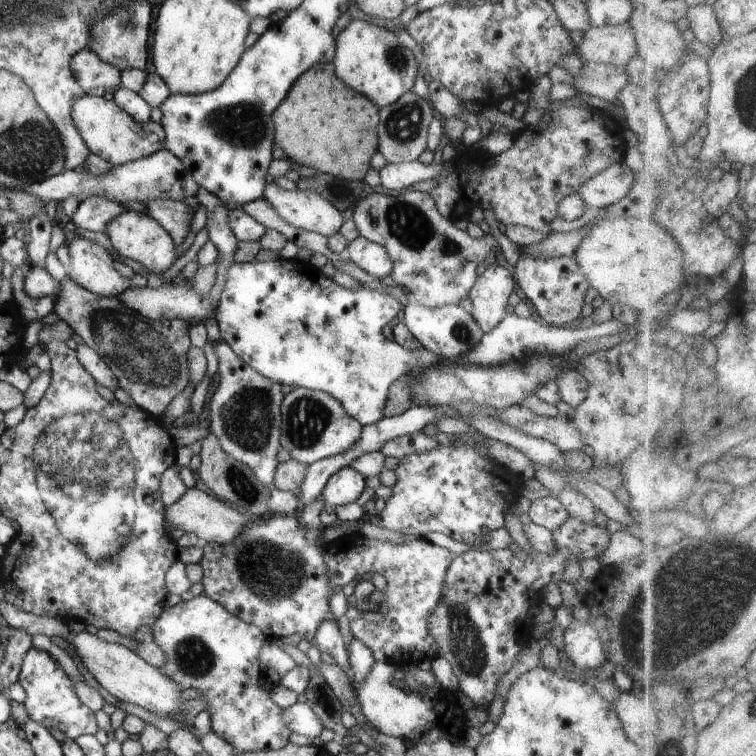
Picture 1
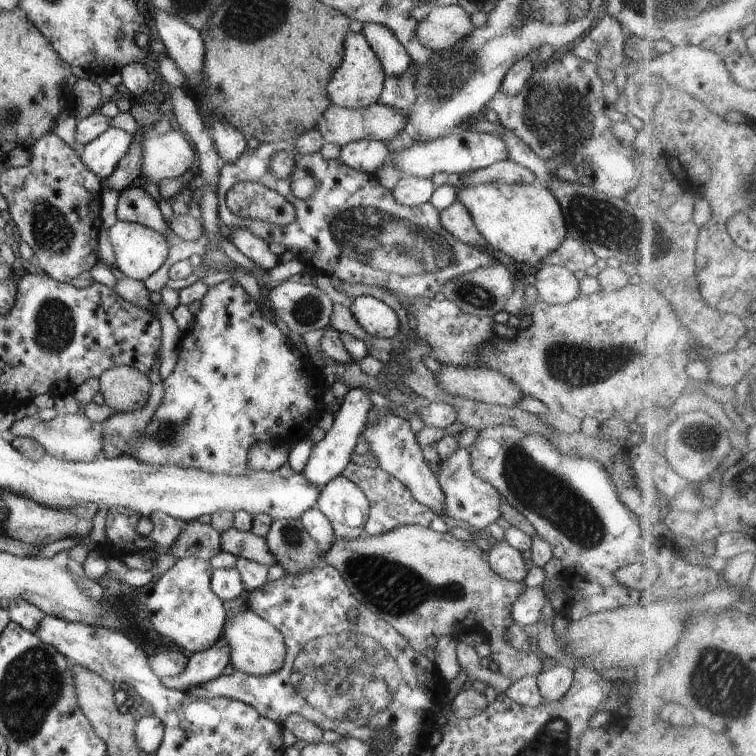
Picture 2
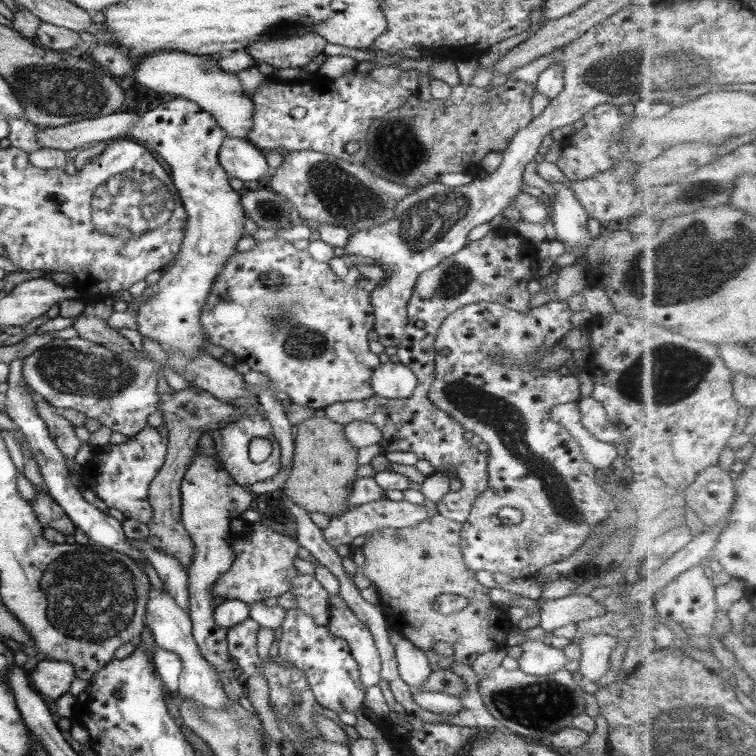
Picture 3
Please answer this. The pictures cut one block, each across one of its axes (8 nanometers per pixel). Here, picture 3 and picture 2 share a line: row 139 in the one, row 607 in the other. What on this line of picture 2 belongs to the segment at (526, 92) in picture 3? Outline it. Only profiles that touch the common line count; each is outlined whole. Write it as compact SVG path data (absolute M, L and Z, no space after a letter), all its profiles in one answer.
M402 525L376 536L363 535L344 540L333 538L329 550L323 553L324 564L340 571L352 596L361 602L376 617L382 618L402 635L412 650L418 654L427 654L436 648L440 636L461 636L477 629L486 637L490 647L492 662L498 665L498 672L518 680L524 676L537 676L543 670L542 660L532 651L516 650L508 644L507 628L514 623L510 614L512 604L527 586L525 582L510 582L496 574L488 562L488 552L482 550L474 541L463 541L448 533L436 532L430 527L420 525Z

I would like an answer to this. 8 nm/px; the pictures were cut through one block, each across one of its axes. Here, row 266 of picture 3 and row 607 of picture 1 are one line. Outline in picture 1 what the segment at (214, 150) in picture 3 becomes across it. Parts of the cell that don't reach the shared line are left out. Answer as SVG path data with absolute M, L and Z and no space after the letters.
M200 595L188 602L182 601L171 608L167 607L152 624L151 640L156 642L156 646L166 656L166 666L161 668L162 672L180 688L194 688L200 692L199 700L204 700L208 704L212 731L234 750L237 752L281 750L288 744L291 732L282 720L282 709L272 702L271 692L260 686L264 670L260 666L260 648L268 638L258 626L246 624L244 620L230 614L224 606Z

